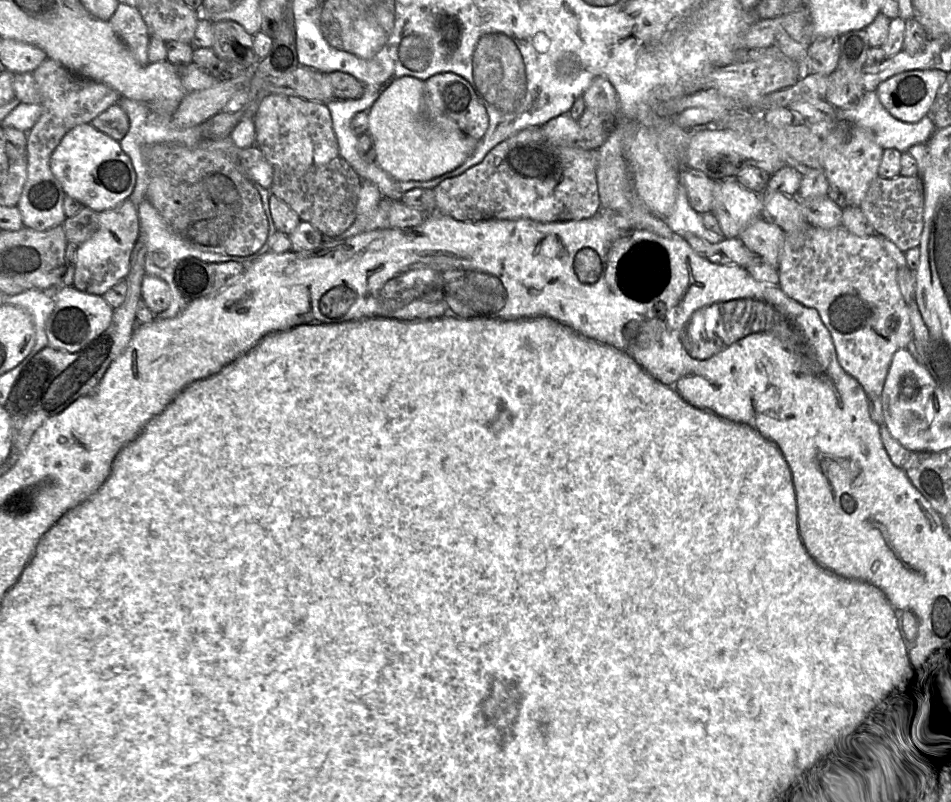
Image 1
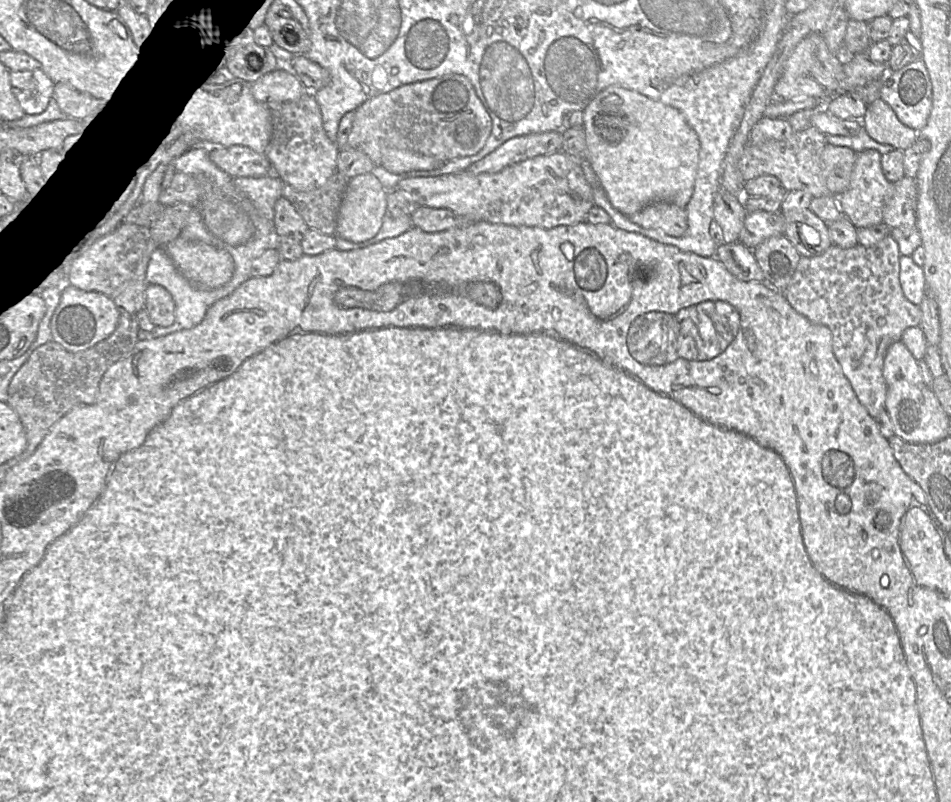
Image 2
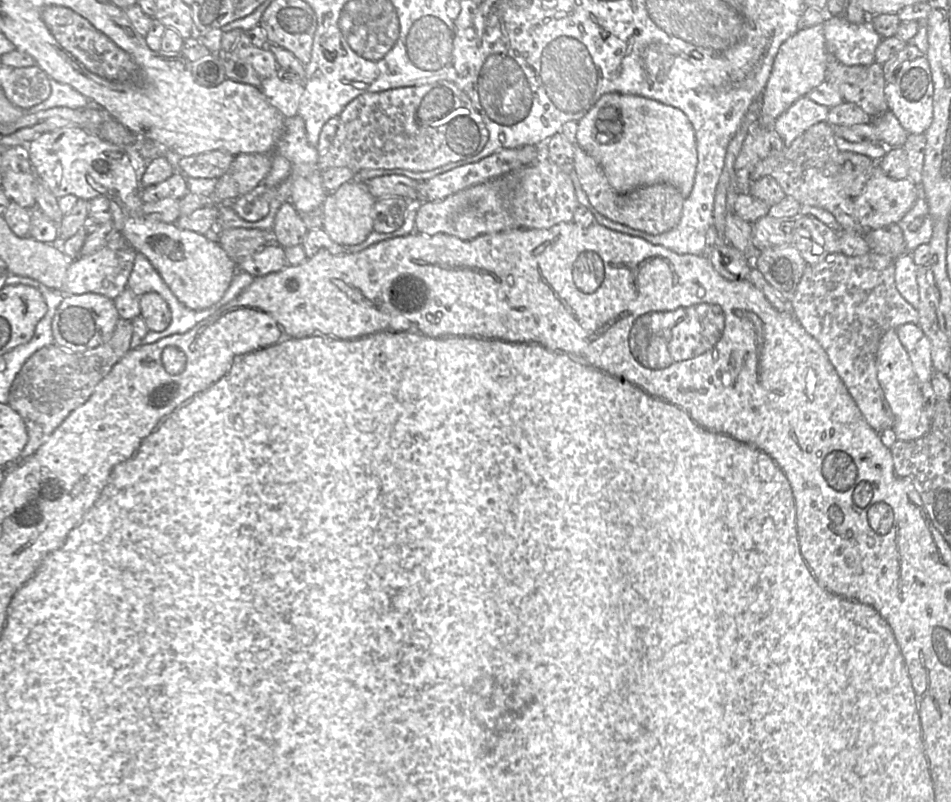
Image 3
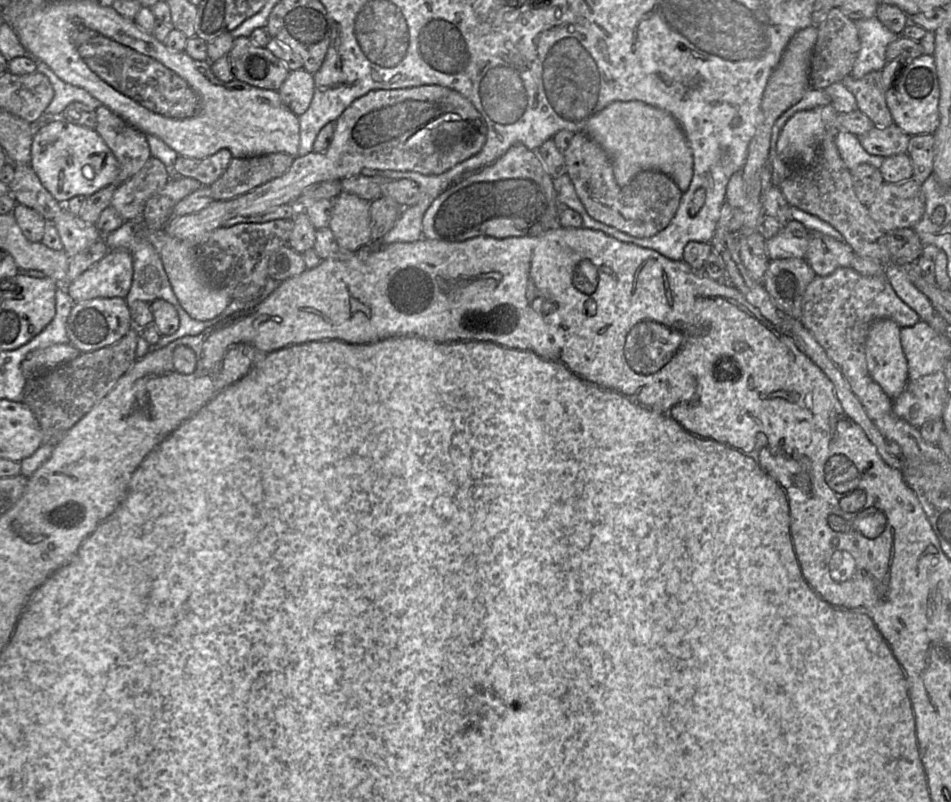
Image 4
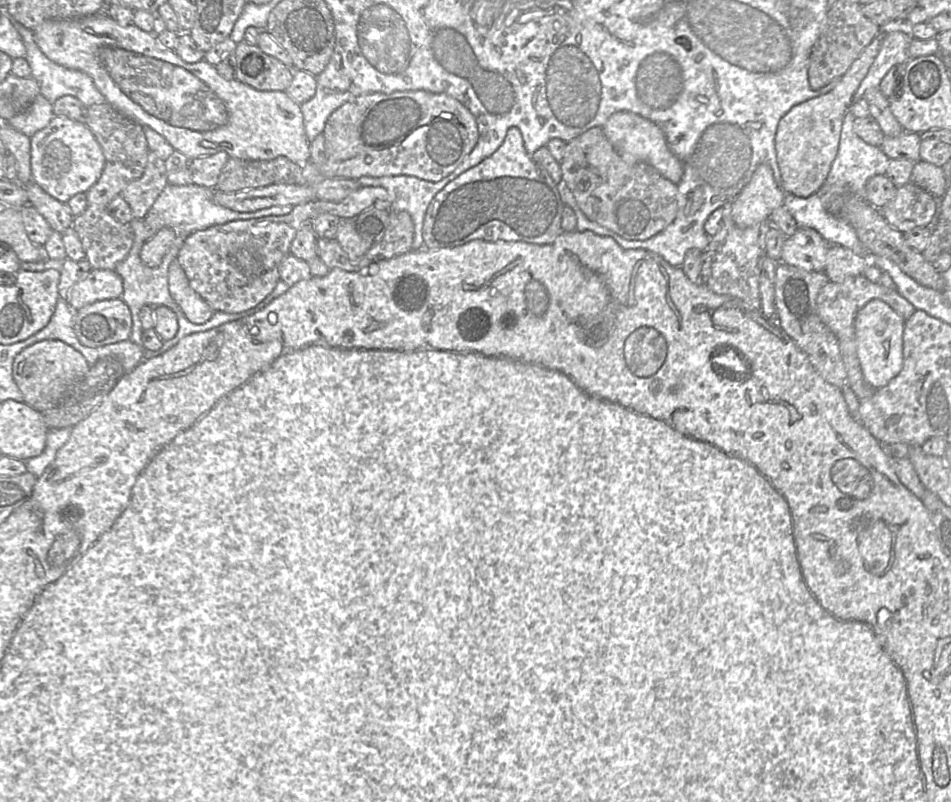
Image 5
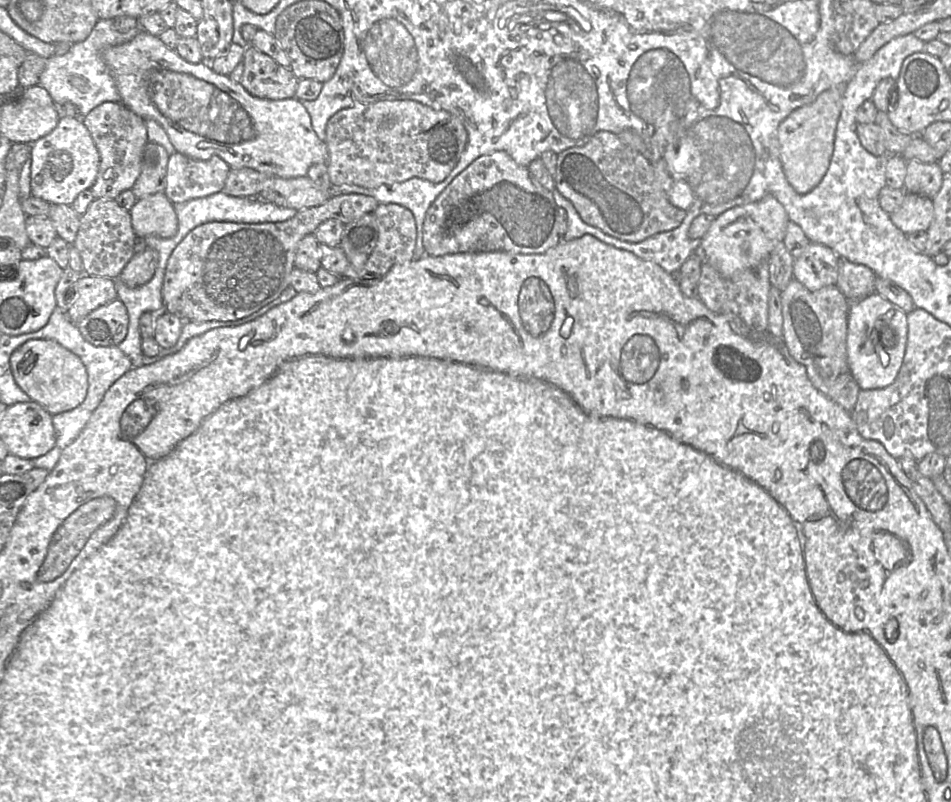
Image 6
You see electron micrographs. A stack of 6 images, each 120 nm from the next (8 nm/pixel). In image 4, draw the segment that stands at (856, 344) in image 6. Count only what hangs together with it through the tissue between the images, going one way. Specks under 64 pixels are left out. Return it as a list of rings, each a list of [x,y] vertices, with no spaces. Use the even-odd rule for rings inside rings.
[[[891,319],[874,321],[866,341],[866,362],[870,376],[892,400],[904,391],[908,363],[903,352],[901,327]]]

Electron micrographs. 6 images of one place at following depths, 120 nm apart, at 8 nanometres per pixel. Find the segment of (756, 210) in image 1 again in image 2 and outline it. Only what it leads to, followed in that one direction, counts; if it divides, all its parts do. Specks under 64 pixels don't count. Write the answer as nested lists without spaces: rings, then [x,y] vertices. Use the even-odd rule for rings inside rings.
[[[747,212],[738,242],[754,249],[765,239],[783,235],[785,220],[780,212]]]

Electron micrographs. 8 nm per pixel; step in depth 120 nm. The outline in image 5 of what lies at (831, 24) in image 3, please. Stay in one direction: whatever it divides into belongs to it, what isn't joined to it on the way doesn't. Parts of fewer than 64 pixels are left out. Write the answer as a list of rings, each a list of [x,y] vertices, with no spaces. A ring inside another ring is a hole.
[[[890,21],[880,27],[882,44],[878,55],[855,92],[852,103],[862,99],[867,90],[878,88],[889,70],[896,65],[906,65],[910,60],[909,47],[914,39],[906,21]]]

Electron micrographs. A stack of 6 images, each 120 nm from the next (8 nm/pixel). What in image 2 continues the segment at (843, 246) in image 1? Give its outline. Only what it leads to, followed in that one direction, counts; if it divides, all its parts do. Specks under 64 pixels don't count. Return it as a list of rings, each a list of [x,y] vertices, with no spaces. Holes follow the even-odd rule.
[[[890,234],[871,247],[857,244],[851,248],[841,248],[833,244],[819,255],[802,256],[789,285],[783,291],[797,312],[830,329],[834,355],[858,400],[873,418],[886,410],[887,384],[883,376],[886,351],[893,342],[901,339],[905,329],[919,326],[922,317],[920,306],[908,301],[902,292],[899,257],[898,244]]]

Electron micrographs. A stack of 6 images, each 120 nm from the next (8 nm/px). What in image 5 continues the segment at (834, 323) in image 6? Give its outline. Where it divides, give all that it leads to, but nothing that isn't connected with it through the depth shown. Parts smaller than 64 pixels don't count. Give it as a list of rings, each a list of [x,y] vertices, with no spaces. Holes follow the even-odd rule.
[[[778,263],[775,272],[775,316],[779,327],[807,355],[809,362],[822,378],[829,384],[842,389],[849,385],[839,343],[817,312],[818,294],[828,282],[829,279],[824,272],[806,271]]]

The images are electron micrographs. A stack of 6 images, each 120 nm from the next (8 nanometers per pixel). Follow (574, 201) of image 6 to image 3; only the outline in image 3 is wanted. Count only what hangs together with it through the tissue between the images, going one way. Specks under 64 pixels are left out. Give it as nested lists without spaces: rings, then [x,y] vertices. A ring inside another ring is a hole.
[[[577,143],[574,146],[574,172],[591,206],[611,221],[649,234],[660,234],[674,228],[680,221],[684,198],[669,183],[657,183],[620,194],[613,189],[601,166]]]

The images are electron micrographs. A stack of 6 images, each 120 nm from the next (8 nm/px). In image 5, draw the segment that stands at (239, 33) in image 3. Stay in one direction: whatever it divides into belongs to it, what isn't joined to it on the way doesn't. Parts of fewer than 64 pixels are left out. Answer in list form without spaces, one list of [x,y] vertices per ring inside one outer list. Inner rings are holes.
[[[244,41],[236,46],[235,79],[260,91],[286,91],[293,80],[293,69]]]

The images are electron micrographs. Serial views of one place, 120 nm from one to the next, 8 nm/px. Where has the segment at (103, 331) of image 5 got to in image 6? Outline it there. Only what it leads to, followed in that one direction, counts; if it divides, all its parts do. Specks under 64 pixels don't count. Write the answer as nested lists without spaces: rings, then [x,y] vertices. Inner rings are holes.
[[[116,298],[90,312],[76,326],[83,338],[95,346],[118,346],[128,332],[128,312]]]

